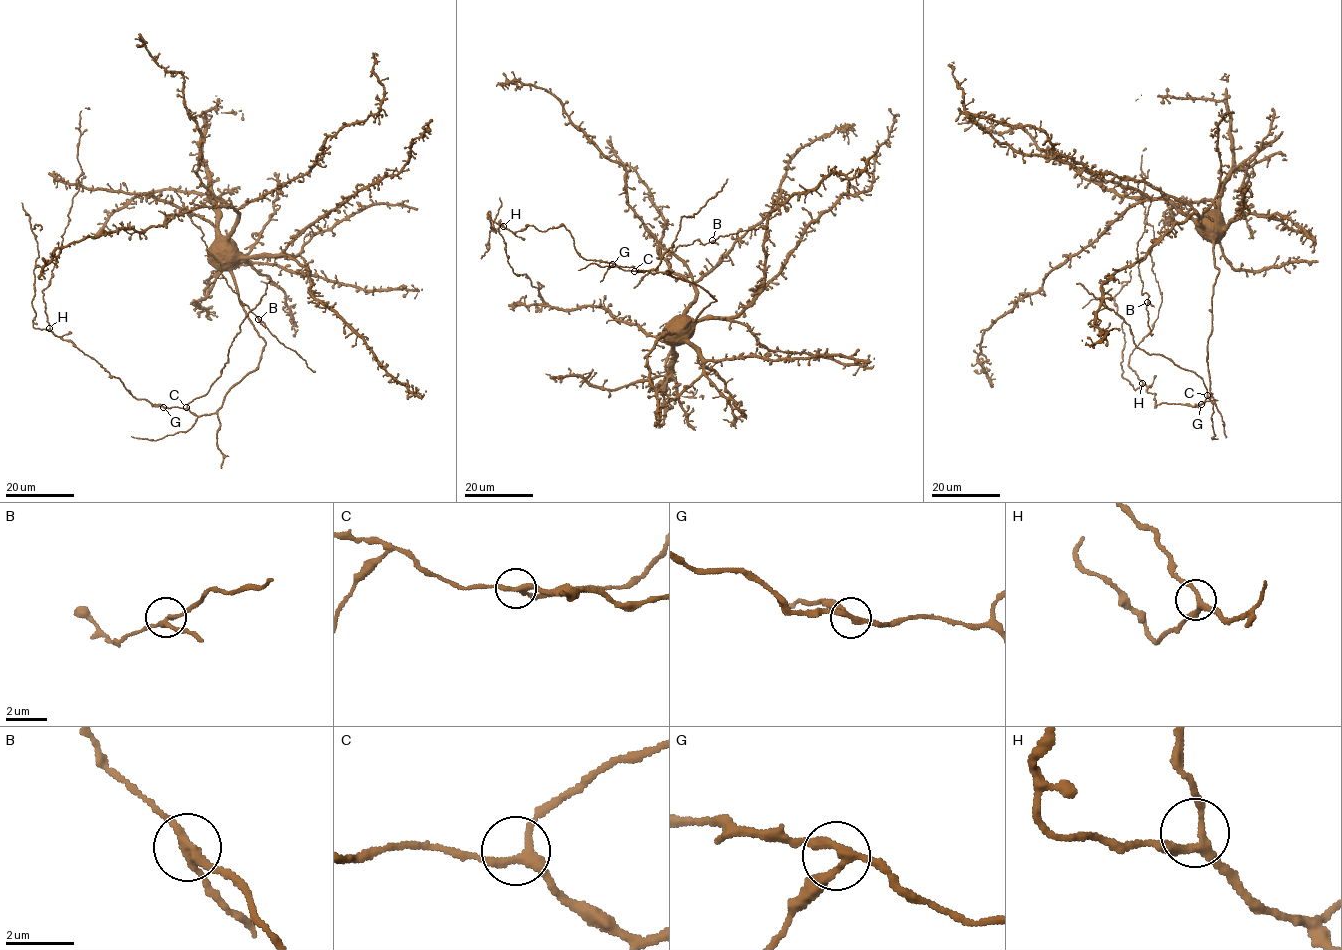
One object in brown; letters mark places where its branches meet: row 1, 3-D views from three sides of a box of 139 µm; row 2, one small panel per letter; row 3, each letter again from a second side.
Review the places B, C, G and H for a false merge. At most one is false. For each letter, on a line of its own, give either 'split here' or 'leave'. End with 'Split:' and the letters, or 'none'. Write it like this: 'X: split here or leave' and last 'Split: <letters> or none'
B: split here
C: leave
G: leave
H: leave
Split: B

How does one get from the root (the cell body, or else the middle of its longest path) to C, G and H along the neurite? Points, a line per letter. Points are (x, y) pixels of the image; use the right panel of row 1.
C: (1206, 219), (1204, 237), (1213, 242), (1214, 266), (1218, 269), (1207, 344), (1210, 399), (1207, 395)
G: (1206, 219), (1204, 237), (1213, 242), (1218, 275), (1213, 288), (1212, 331), (1207, 344), (1211, 395), (1201, 404)
H: (1206, 219), (1218, 269), (1210, 399), (1156, 405), (1142, 383)

